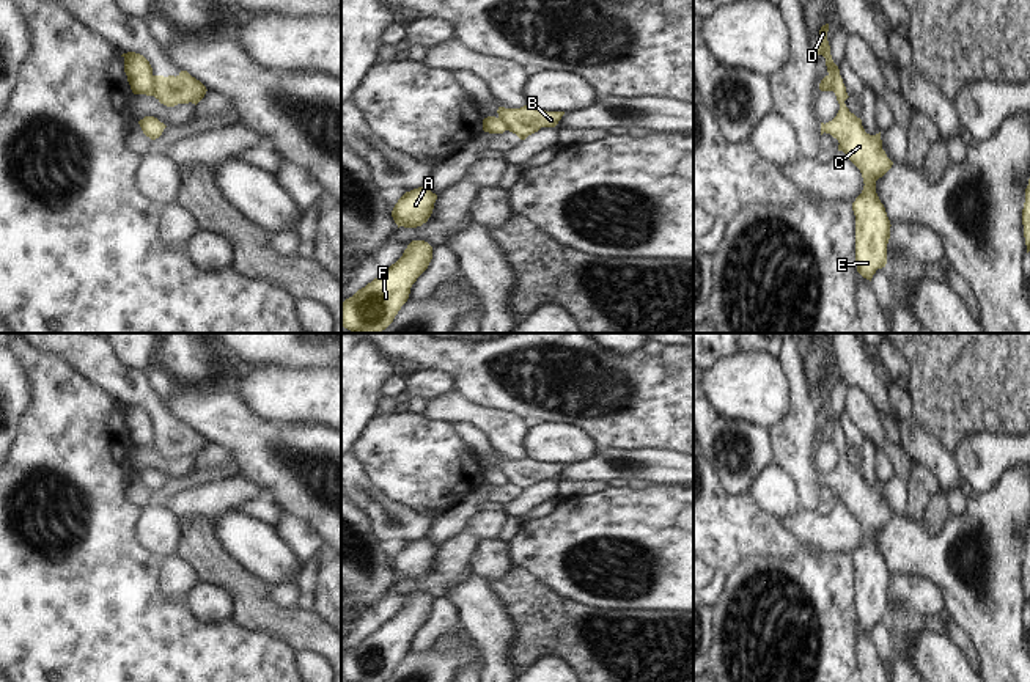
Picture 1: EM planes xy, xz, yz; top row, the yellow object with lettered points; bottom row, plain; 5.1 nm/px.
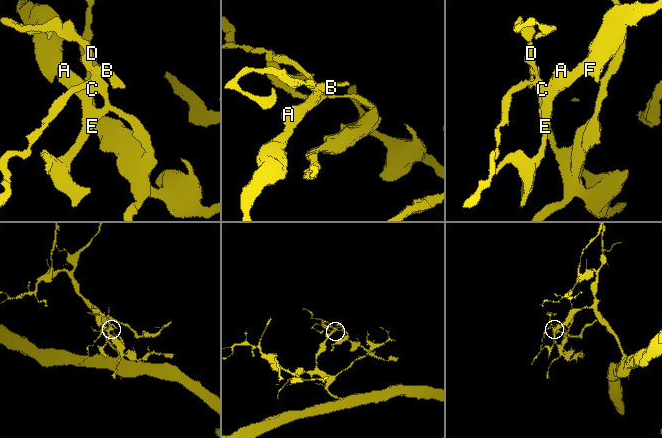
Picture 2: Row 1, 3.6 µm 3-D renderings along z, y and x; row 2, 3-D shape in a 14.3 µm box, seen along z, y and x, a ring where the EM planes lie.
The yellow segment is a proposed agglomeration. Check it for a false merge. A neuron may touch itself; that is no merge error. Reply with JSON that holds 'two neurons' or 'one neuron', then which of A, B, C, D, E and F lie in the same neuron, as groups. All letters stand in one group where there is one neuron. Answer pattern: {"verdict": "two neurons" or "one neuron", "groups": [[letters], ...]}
{"verdict": "two neurons", "groups": [["A", "C", "D", "E", "F"], ["B"]]}

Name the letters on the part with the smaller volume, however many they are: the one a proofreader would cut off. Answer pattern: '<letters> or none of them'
B.

